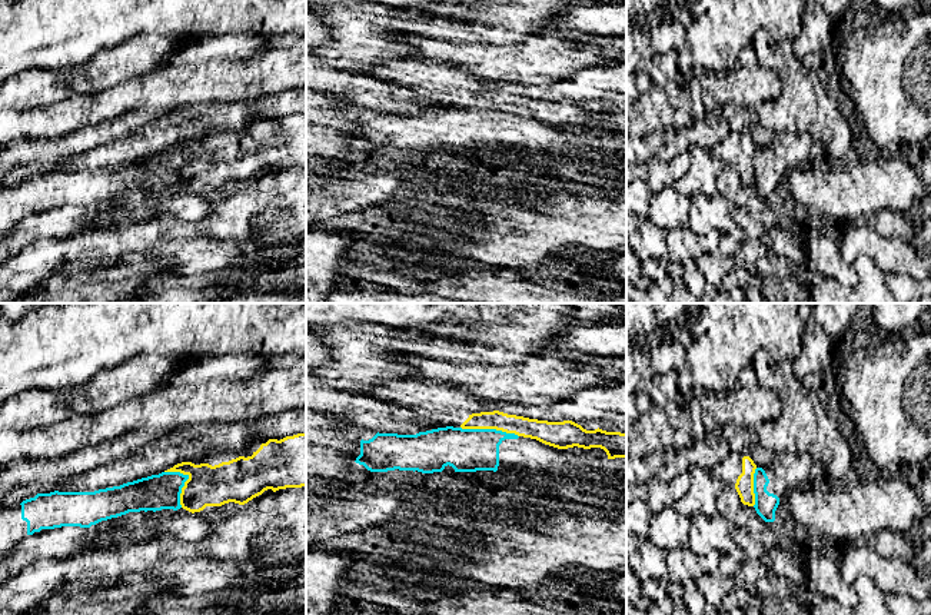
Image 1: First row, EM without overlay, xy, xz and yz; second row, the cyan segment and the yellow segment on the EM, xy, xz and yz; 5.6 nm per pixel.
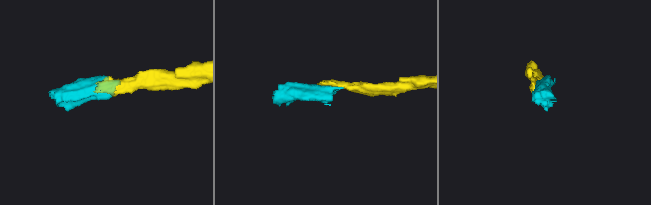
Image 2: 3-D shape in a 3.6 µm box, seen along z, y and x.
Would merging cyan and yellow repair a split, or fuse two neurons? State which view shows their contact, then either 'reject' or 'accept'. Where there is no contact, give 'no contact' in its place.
contact in xz; reject

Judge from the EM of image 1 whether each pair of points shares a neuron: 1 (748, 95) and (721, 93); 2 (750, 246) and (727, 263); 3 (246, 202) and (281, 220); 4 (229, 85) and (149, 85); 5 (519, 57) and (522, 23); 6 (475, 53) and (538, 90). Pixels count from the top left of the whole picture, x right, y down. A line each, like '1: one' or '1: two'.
1: one
2: two
3: one
4: one
5: two
6: two

